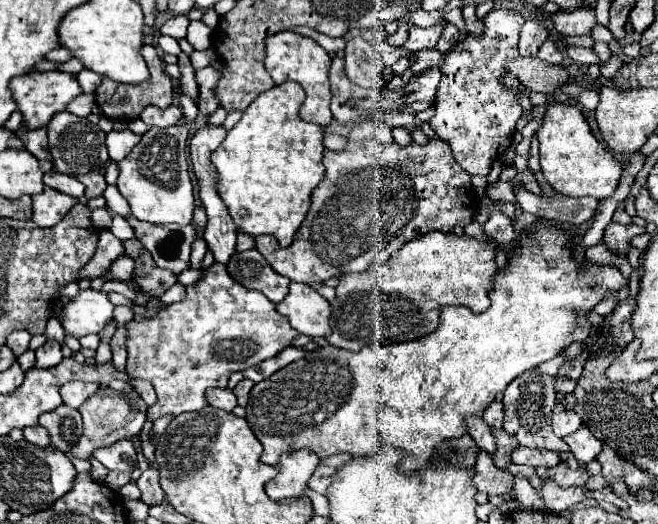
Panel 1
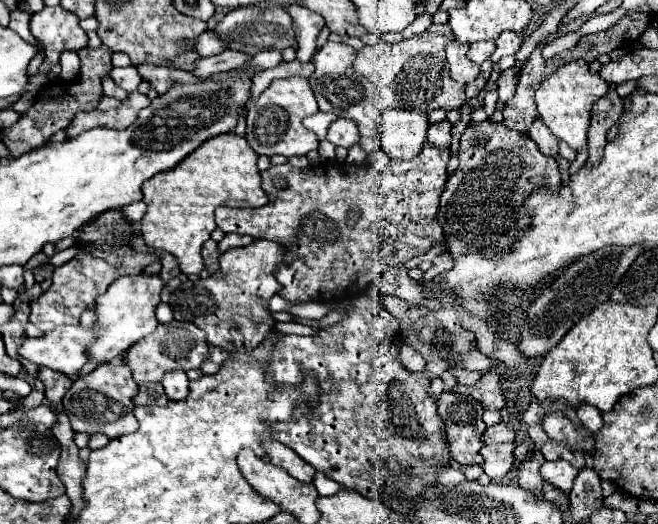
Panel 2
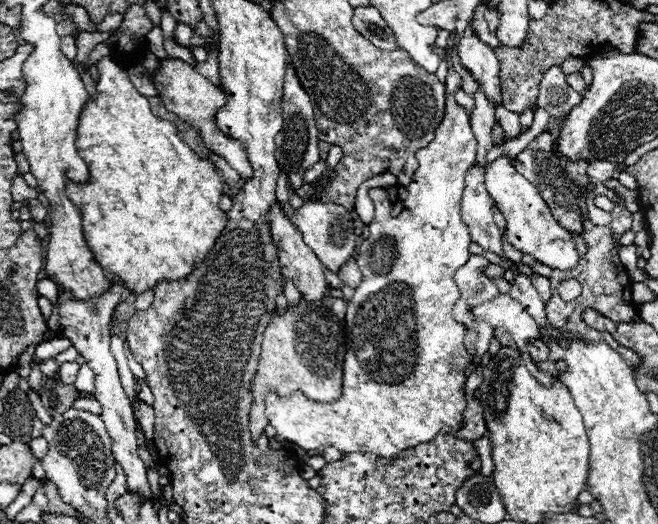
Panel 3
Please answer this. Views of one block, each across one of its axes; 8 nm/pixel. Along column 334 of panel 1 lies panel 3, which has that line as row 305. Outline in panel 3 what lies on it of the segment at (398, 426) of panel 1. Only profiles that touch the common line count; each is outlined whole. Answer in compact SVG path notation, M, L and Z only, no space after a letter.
M452 66L448 68L448 76L446 76L446 112L444 112L444 120L442 124L436 128L434 132L434 140L416 152L416 160L418 160L418 170L414 172L412 176L412 182L408 186L400 186L398 194L400 194L400 200L404 202L404 210L400 216L392 216L390 214L390 202L386 198L386 192L382 188L372 188L370 190L370 198L374 202L374 220L370 222L370 236L366 240L362 240L360 244L360 252L356 252L356 260L358 260L358 268L362 272L362 282L360 286L354 290L354 296L352 300L348 302L348 308L346 308L346 330L348 330L348 344L346 344L346 356L344 356L344 390L342 390L342 396L338 398L338 402L316 402L316 400L310 400L306 398L302 392L296 392L288 398L282 398L274 392L268 392L266 394L266 416L270 420L270 424L276 428L276 440L278 442L294 442L298 444L300 448L304 450L324 450L328 446L334 446L336 450L340 452L372 452L376 456L384 456L384 458L392 458L396 456L398 452L410 448L410 446L416 446L420 442L428 442L432 440L436 434L440 432L456 432L462 424L462 412L466 408L466 400L464 400L464 394L462 394L462 388L464 388L464 370L466 366L472 362L472 356L468 354L466 346L464 346L464 334L466 334L466 326L456 322L452 318L452 308L458 300L458 288L456 288L456 282L454 282L454 272L466 264L470 252L468 252L468 246L470 246L470 234L468 234L468 226L462 222L462 216L460 216L460 200L462 200L462 192L464 192L464 176L468 172L468 168L474 164L476 160L476 138L470 130L470 120L468 120L468 114L462 106L456 104L454 100L454 92L460 88L462 80L458 76L456 70L452 70Z

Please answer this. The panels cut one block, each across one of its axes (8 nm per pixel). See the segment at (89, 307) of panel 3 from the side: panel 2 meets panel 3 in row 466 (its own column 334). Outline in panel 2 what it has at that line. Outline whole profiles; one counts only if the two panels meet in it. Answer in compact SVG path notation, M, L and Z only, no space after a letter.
M338 118L330 130L328 130L328 140L336 146L344 146L344 148L350 148L354 144L358 144L360 140L360 134L358 134L358 128L354 122L346 120L346 118Z

